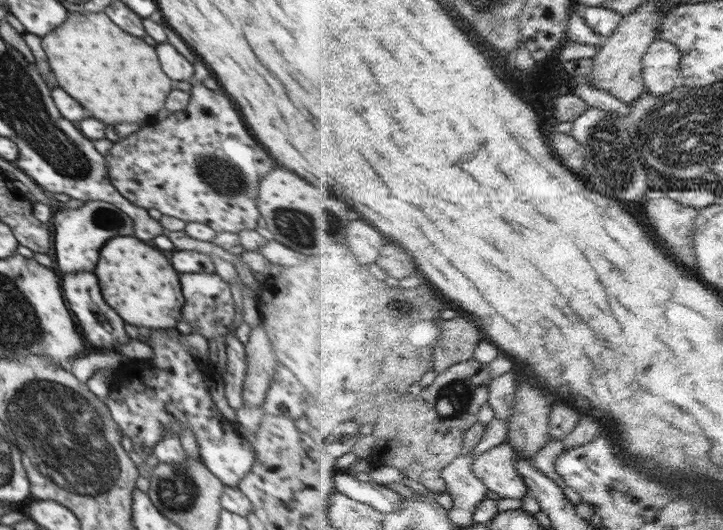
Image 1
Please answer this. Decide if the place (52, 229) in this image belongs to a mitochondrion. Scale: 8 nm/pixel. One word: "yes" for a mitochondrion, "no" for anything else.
no

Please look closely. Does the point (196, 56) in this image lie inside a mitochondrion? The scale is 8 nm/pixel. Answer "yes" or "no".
no

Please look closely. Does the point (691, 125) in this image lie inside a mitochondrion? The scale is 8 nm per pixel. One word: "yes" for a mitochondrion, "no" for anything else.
yes

